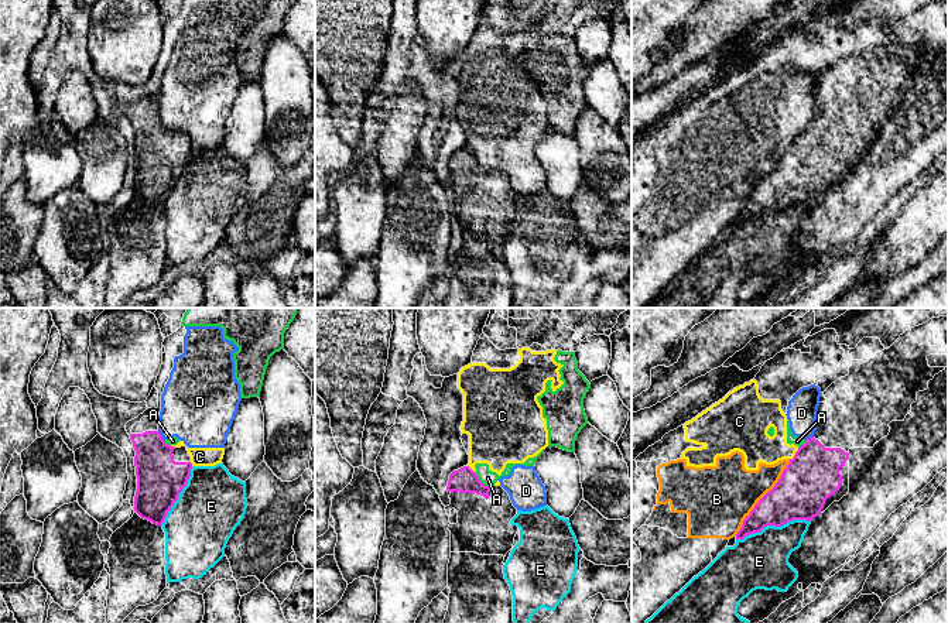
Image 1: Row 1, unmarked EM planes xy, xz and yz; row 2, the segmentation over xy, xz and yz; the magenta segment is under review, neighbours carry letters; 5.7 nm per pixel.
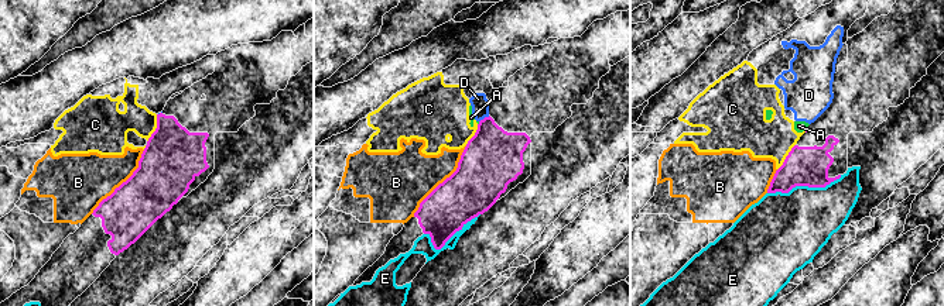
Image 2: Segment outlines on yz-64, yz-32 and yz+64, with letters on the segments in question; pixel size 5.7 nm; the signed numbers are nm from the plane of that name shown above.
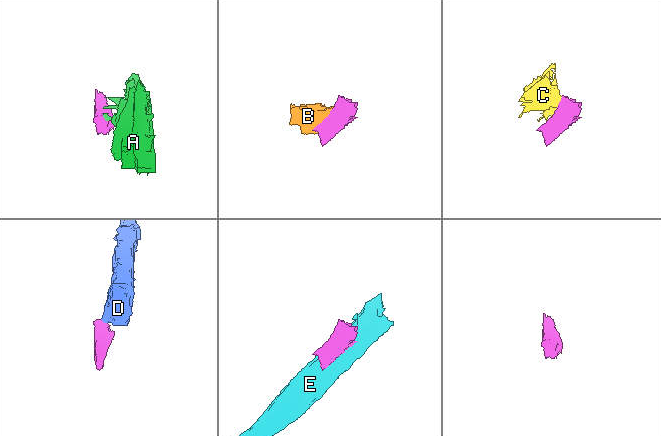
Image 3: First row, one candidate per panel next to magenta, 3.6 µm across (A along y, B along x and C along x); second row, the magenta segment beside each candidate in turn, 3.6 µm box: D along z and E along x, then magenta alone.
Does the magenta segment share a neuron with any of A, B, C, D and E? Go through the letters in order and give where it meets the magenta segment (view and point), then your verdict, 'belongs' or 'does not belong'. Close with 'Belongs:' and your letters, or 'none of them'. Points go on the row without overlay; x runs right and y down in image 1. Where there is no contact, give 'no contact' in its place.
A: xz (481, 165) | does not belong
B: yz (762, 181) | does not belong
C: yz (796, 137) | does not belong
D: xy (161, 120) | does not belong
E: yz (773, 208) | does not belong
Belongs: none of them

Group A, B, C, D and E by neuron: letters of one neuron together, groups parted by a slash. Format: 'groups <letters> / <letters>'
groups A / B C D / E

